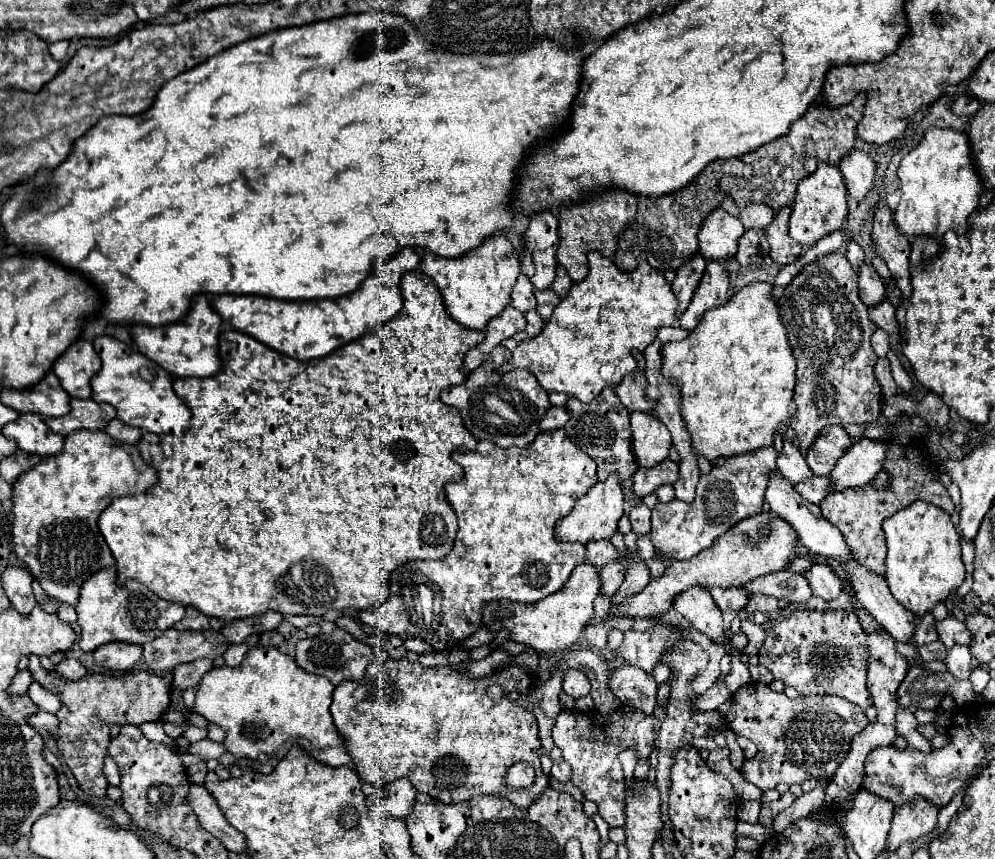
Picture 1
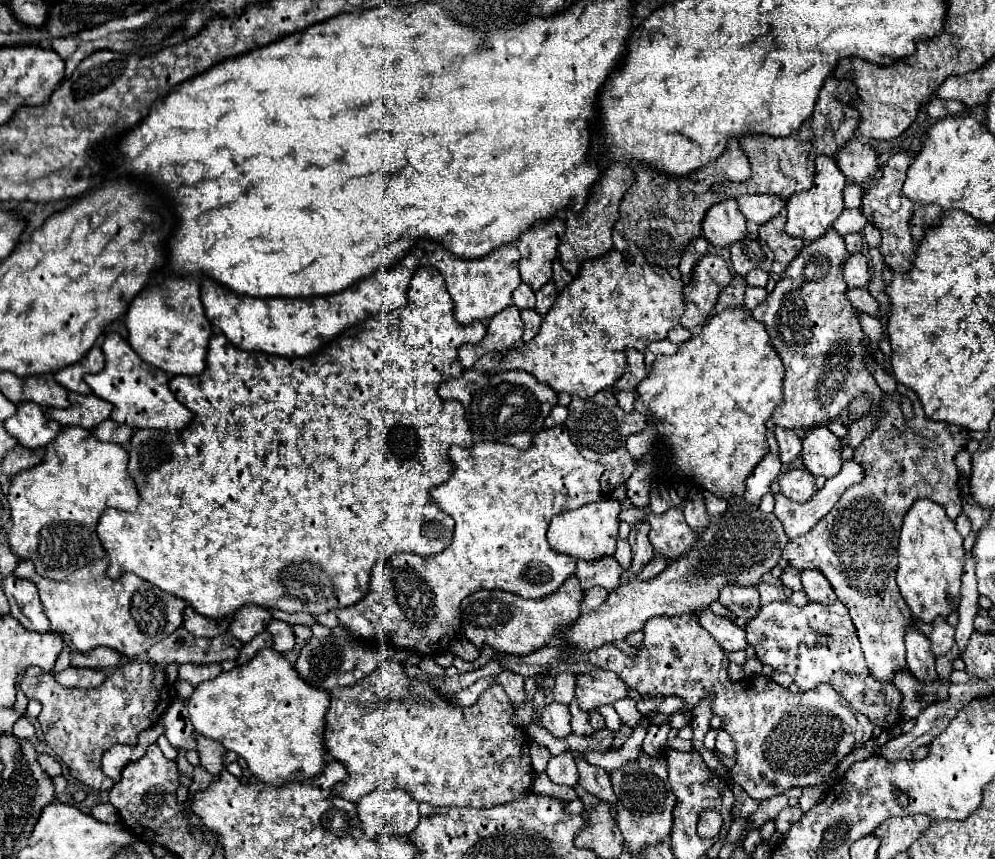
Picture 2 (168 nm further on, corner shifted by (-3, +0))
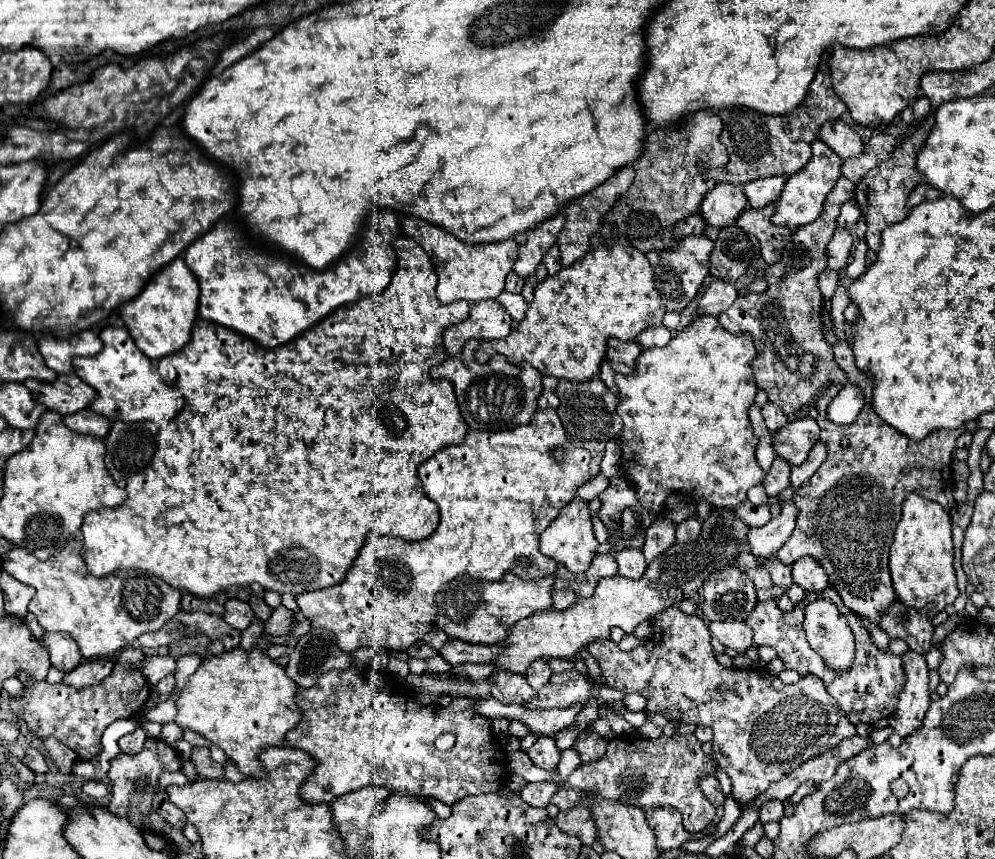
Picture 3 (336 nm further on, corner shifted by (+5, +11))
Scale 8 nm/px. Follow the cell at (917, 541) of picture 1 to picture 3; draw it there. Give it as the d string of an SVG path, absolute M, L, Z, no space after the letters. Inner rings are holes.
M912 493L904 499L902 519L894 533L890 547L890 575L898 599L914 609L922 609L932 603L936 609L946 609L960 595L954 575L954 545L952 545L952 521L948 511L938 503Z

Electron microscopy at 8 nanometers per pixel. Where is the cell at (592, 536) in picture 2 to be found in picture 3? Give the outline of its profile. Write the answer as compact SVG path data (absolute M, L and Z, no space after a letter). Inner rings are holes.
M582 499L570 501L560 511L560 515L548 525L548 529L540 535L540 553L564 565L570 573L584 573L594 557L596 547L598 543L594 539L594 531L590 523L590 509L588 509L588 503Z

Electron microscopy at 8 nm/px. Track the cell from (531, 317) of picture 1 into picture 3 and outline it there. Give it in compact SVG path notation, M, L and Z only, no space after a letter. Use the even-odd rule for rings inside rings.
M504 291L504 293L500 293L496 297L496 301L510 313L510 317L512 317L514 323L520 323L524 319L524 311L528 309L528 303L524 301L522 295L512 295L512 293Z

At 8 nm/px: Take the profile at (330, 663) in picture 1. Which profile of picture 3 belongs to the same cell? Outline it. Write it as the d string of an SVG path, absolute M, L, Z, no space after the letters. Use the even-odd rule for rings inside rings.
M312 629L292 649L286 673L298 687L312 687L322 673L348 667L352 667L352 657L336 647L332 631Z

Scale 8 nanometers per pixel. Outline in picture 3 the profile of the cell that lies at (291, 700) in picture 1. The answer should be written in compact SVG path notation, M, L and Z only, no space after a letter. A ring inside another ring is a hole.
M236 647L222 655L208 655L202 659L176 699L176 723L182 729L206 737L236 763L240 773L258 779L264 777L258 753L272 745L286 745L284 735L302 719L302 713L294 703L296 691L298 685L286 671L258 647L250 651Z

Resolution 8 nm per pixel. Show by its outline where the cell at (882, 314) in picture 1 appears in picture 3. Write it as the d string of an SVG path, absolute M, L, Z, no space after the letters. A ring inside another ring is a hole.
M824 269L818 277L818 285L820 285L820 293L824 299L832 299L834 289L838 285L838 273L832 269Z

